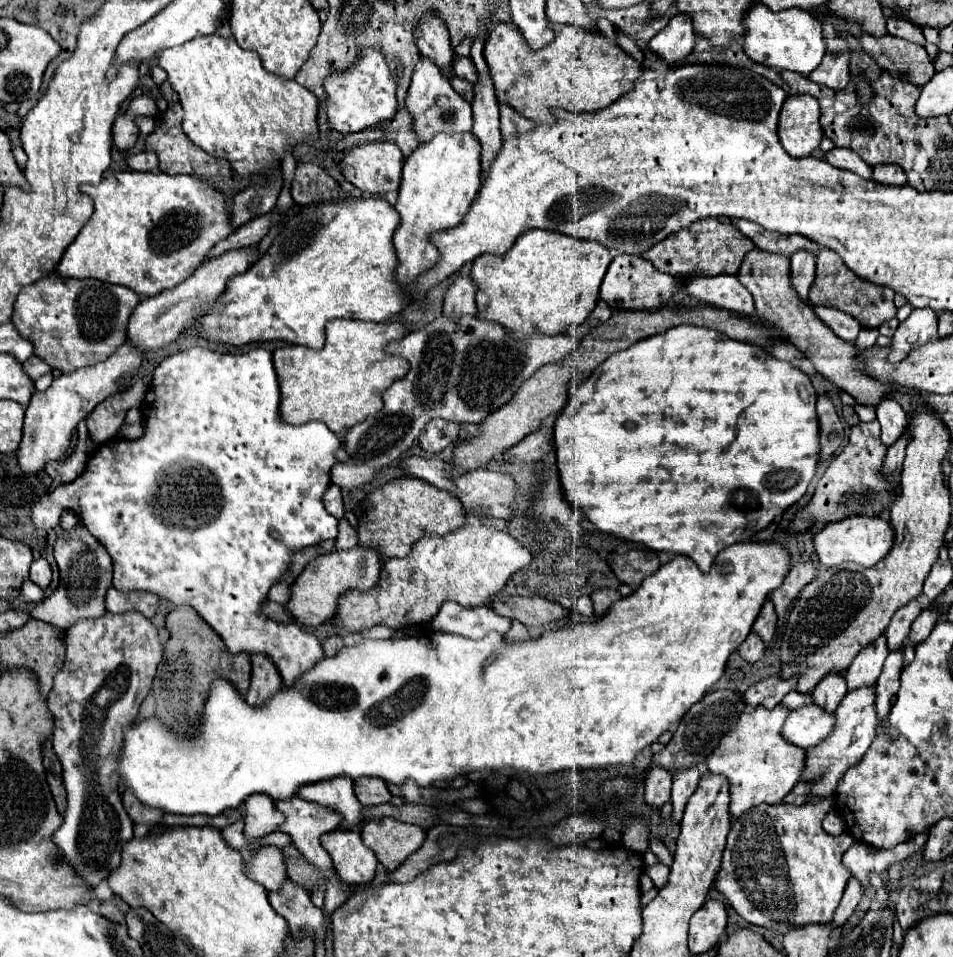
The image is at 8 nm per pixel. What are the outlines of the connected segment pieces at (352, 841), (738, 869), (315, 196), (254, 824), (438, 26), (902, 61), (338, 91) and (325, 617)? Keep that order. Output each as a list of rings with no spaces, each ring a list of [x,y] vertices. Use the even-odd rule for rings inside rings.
[[[330,831],[322,835],[322,847],[332,857],[336,875],[350,885],[370,883],[376,873],[376,855],[362,843],[360,831]]]
[[[828,801],[800,807],[768,805],[768,837],[740,835],[748,831],[732,827],[716,889],[740,917],[774,933],[784,933],[792,927],[832,923],[850,879],[850,871],[842,865],[842,855],[852,847],[854,839],[850,833],[832,837],[822,829],[822,819],[828,811]]]
[[[300,163],[292,183],[292,199],[300,205],[330,201],[342,193],[342,187],[318,165]]]
[[[250,795],[244,802],[246,816],[244,817],[244,835],[246,839],[262,839],[274,831],[284,821],[284,813],[280,813],[268,795]]]
[[[428,13],[424,17],[424,21],[416,27],[414,37],[416,37],[416,45],[422,53],[422,57],[436,63],[440,67],[440,71],[444,71],[446,77],[452,77],[454,75],[454,71],[452,71],[454,51],[450,45],[448,29],[442,23],[442,19],[436,13]]]
[[[824,13],[824,21],[826,21],[826,23],[832,23],[836,31],[848,31],[848,33],[856,35],[856,37],[860,39],[864,51],[868,51],[868,53],[876,59],[876,63],[878,63],[882,69],[886,69],[890,75],[896,75],[896,77],[900,77],[900,79],[906,79],[906,81],[910,81],[910,83],[916,85],[916,87],[924,87],[924,83],[928,83],[928,81],[932,79],[932,75],[936,73],[936,71],[934,71],[934,65],[932,65],[932,61],[930,61],[930,57],[928,57],[928,53],[926,53],[926,49],[924,49],[922,45],[910,43],[910,41],[900,39],[900,37],[892,37],[892,35],[880,37],[880,39],[878,39],[878,37],[872,37],[872,35],[866,35],[866,33],[862,33],[862,29],[860,29],[856,23],[850,25],[850,23],[840,21],[840,19],[830,19],[828,13]]]
[[[364,49],[356,65],[340,75],[332,75],[324,81],[324,89],[328,93],[328,121],[330,127],[350,135],[358,133],[366,127],[372,127],[380,121],[390,119],[396,113],[396,83],[390,75],[386,59],[376,49]]]
[[[360,545],[348,549],[348,551],[332,551],[328,555],[316,557],[304,571],[298,575],[298,579],[290,585],[290,599],[286,603],[288,613],[292,619],[304,627],[318,627],[324,621],[330,621],[338,607],[338,597],[348,591],[366,591],[372,589],[378,581],[382,563],[374,549],[364,549]]]

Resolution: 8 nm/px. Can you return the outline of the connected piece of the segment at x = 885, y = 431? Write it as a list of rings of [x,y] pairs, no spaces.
[[[884,399],[880,403],[880,407],[876,407],[876,415],[882,425],[880,439],[886,447],[890,447],[904,433],[906,425],[908,425],[908,413],[900,407],[900,403],[896,399]]]

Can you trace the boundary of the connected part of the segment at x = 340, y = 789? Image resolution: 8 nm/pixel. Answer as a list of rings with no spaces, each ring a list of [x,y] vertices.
[[[326,779],[324,783],[308,783],[308,787],[300,787],[298,795],[306,801],[316,801],[326,809],[340,811],[344,815],[342,827],[352,829],[362,821],[362,805],[354,795],[354,781],[344,779]]]

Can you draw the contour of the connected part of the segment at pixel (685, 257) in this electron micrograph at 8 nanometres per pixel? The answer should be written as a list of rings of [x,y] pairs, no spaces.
[[[702,219],[692,223],[690,227],[676,231],[676,235],[670,235],[668,239],[660,241],[656,247],[644,253],[644,259],[648,259],[658,271],[678,279],[692,275],[736,275],[744,255],[750,249],[754,249],[754,243],[748,237],[744,237],[734,225],[724,225],[718,219]]]

